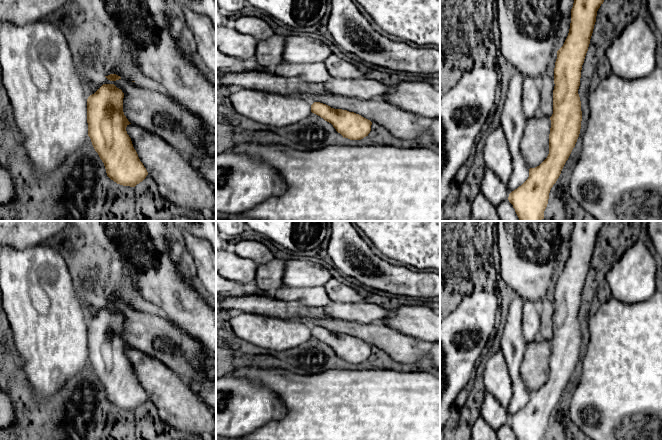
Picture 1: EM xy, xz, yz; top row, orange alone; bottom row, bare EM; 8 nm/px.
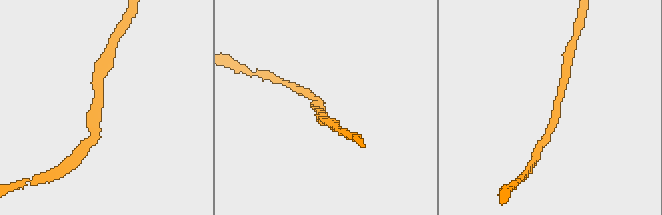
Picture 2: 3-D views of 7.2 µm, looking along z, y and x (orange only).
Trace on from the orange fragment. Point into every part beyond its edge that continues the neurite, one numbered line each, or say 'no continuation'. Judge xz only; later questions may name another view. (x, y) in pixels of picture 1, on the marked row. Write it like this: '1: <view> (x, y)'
no continuation

